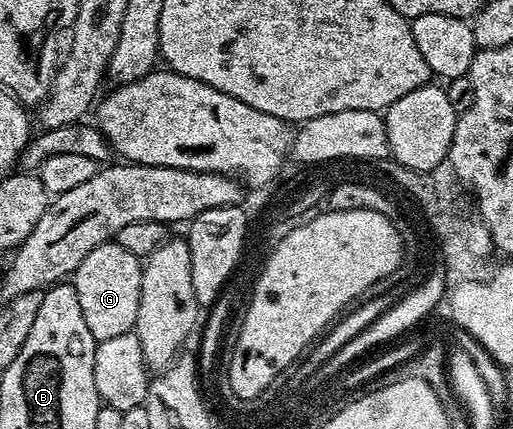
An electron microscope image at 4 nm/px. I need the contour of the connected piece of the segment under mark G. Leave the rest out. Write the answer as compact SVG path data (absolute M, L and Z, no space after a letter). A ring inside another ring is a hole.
M110 240L92 250L71 275L73 287L79 296L79 308L83 308L83 320L87 320L87 328L91 328L91 336L97 343L112 340L114 336L123 336L133 330L135 316L139 316L142 265L142 259L131 256L131 252L127 252L127 248L123 248L116 240Z

